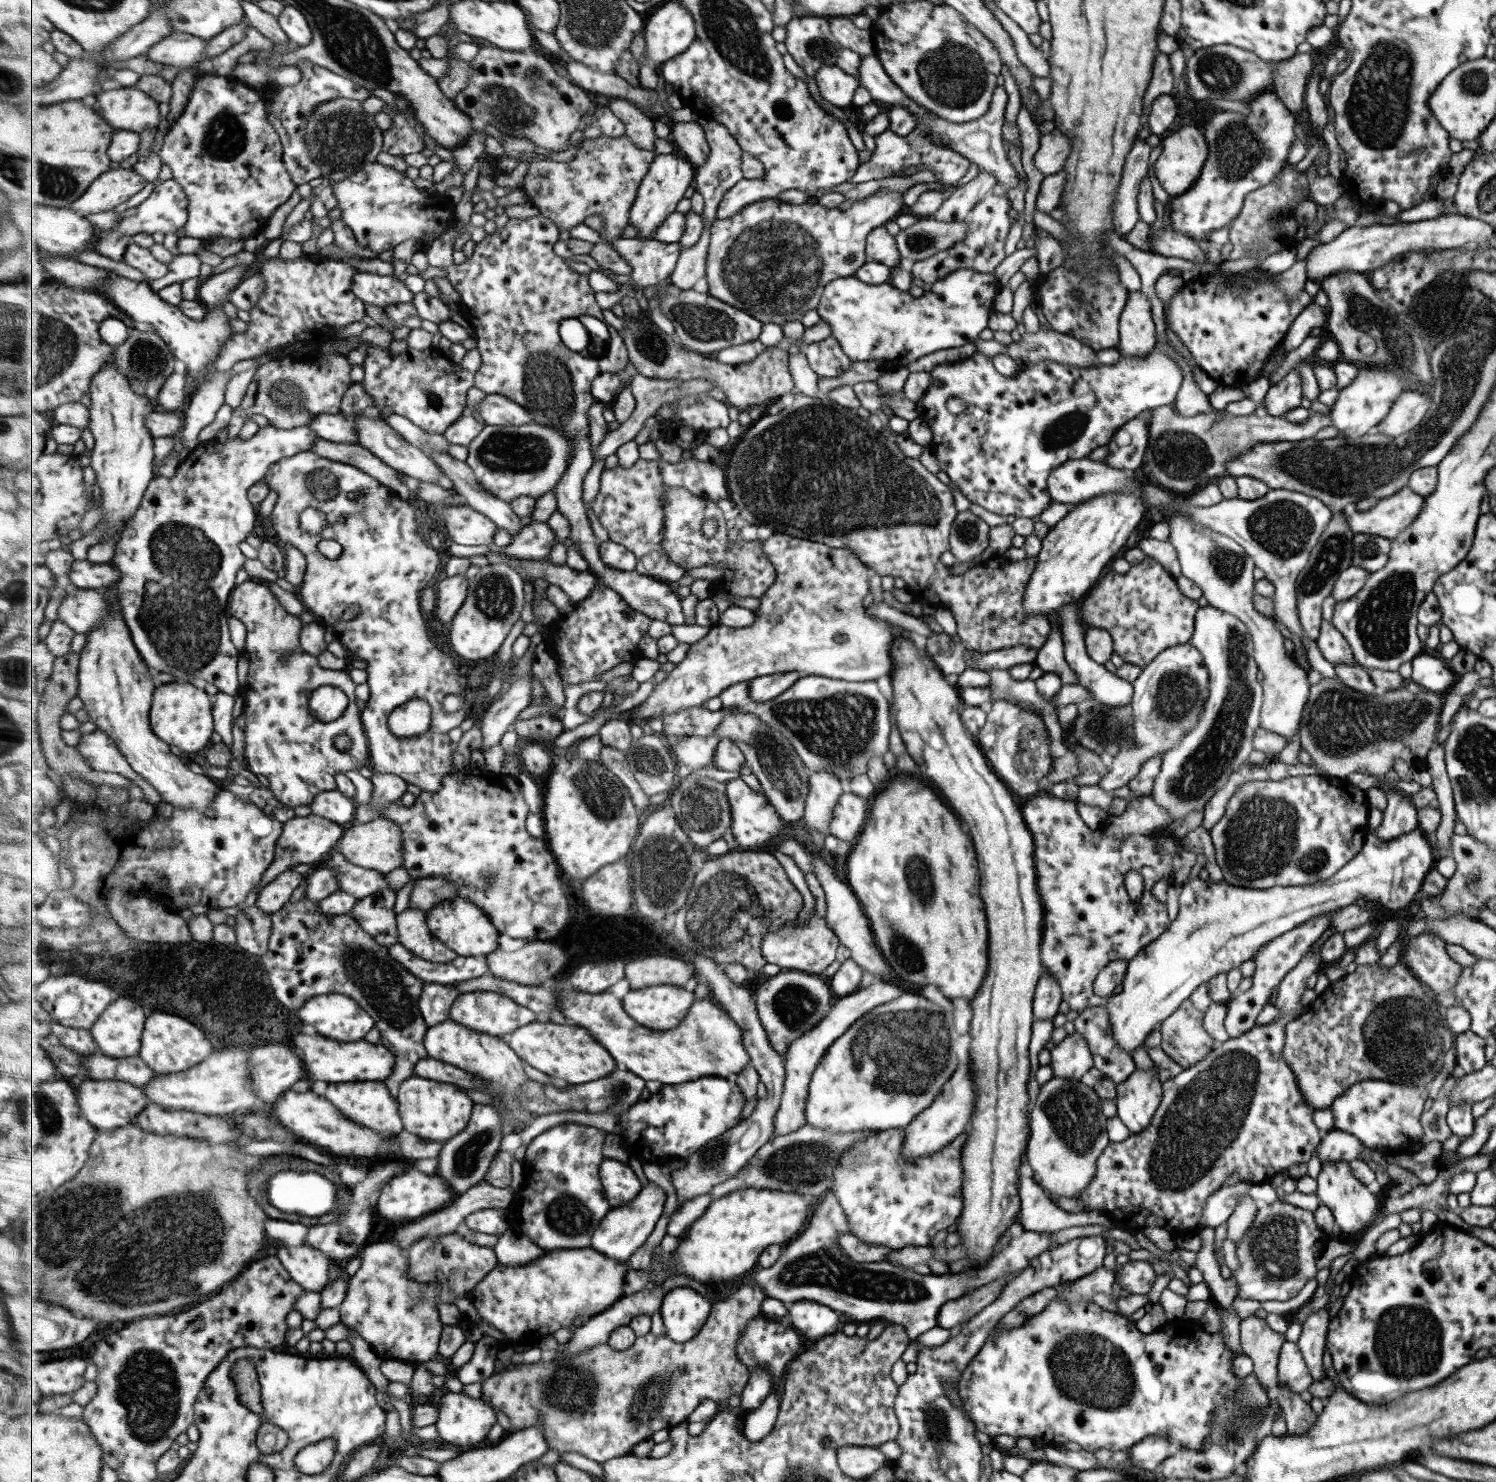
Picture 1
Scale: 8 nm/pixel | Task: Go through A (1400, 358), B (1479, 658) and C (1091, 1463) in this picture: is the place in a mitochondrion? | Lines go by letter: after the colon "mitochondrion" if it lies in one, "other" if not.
A: mitochondrion
B: other
C: other

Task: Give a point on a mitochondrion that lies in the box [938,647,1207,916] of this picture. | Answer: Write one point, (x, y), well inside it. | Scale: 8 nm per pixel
(1177, 693)

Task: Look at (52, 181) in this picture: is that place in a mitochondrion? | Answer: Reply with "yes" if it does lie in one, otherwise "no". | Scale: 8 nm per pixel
yes

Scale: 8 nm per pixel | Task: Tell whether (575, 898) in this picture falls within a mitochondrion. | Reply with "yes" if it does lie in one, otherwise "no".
no

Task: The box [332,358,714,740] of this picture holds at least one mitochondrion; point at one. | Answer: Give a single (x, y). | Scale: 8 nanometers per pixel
(508, 453)

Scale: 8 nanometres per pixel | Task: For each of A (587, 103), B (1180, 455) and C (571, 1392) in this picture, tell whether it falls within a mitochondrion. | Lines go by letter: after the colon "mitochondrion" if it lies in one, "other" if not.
A: other
B: mitochondrion
C: mitochondrion

